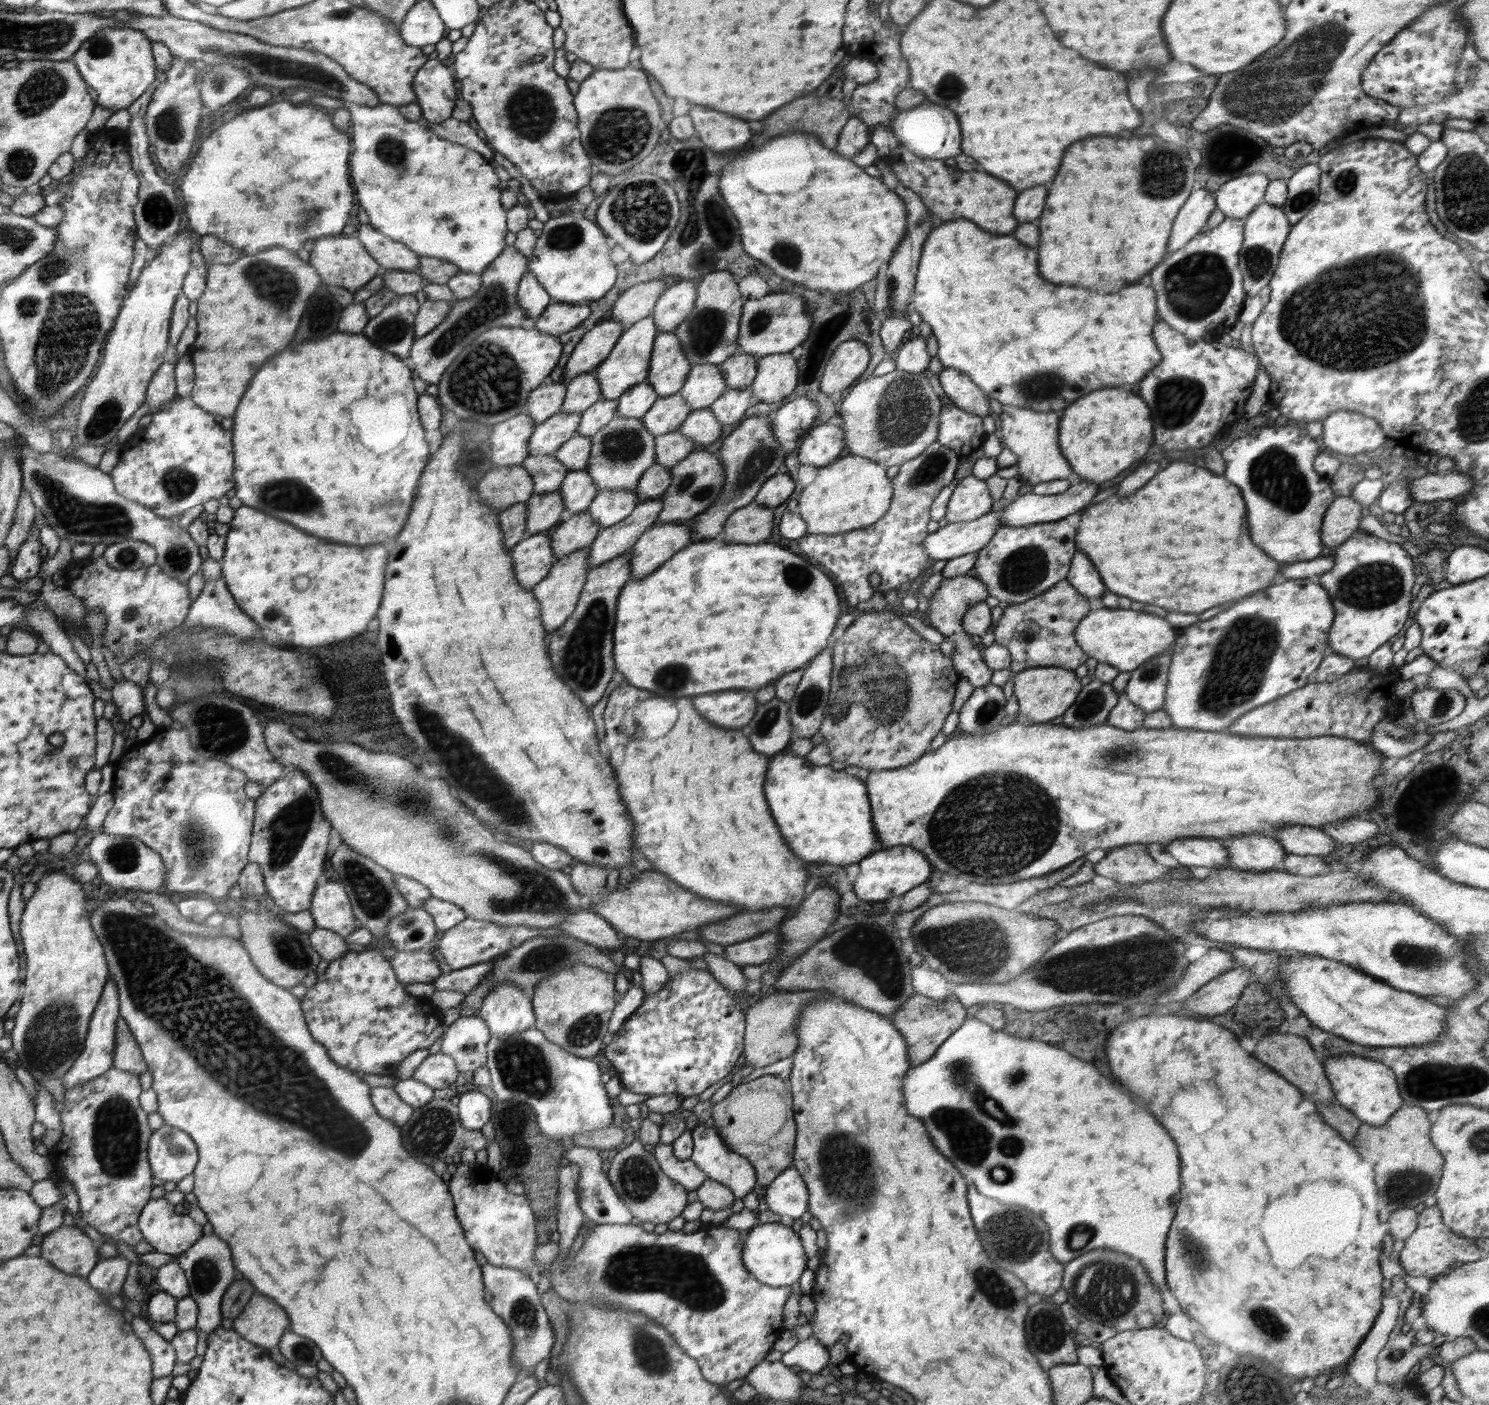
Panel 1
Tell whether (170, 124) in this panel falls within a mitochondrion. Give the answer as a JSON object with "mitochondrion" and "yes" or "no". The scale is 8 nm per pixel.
{"mitochondrion":"yes"}

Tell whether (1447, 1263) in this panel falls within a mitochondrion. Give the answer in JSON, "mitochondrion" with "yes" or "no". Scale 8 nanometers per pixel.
{"mitochondrion":"no"}

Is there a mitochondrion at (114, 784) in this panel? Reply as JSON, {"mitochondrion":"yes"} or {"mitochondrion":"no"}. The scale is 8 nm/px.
{"mitochondrion":"no"}

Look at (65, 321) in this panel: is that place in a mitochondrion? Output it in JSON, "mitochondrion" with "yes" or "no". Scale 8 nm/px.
{"mitochondrion":"yes"}

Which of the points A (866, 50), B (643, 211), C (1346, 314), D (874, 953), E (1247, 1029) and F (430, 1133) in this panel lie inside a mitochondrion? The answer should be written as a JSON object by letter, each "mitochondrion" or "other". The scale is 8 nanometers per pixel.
{"A":"other","B":"mitochondrion","C":"mitochondrion","D":"mitochondrion","E":"other","F":"mitochondrion"}

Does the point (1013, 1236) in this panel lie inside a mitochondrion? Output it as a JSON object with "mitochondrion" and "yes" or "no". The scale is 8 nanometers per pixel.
{"mitochondrion":"yes"}

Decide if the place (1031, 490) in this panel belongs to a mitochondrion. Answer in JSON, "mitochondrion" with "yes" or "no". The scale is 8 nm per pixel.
{"mitochondrion":"no"}

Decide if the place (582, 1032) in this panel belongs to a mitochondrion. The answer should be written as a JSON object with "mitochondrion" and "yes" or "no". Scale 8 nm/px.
{"mitochondrion":"yes"}

